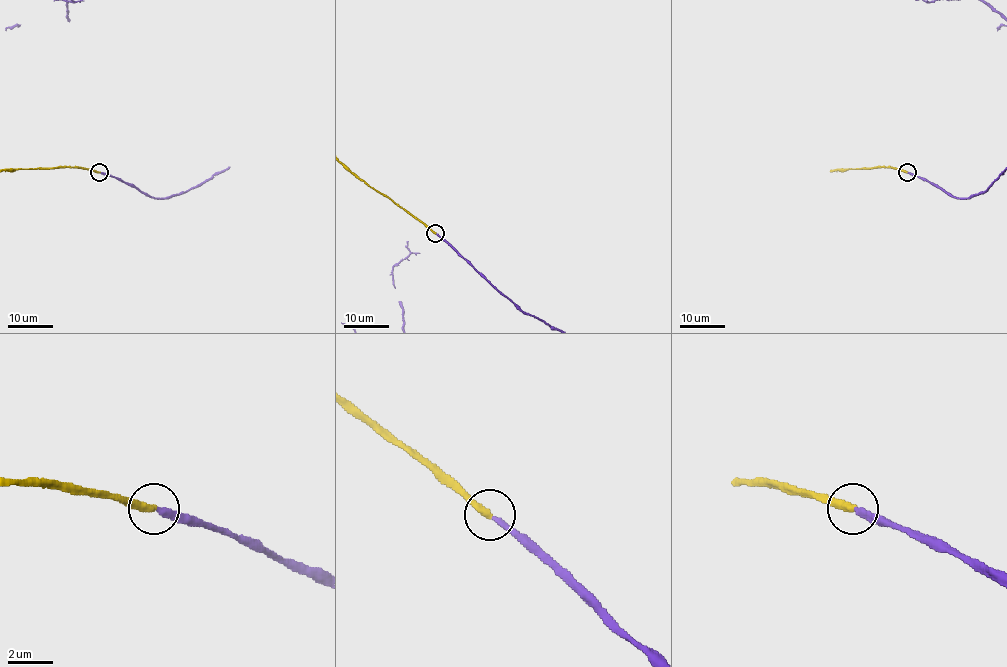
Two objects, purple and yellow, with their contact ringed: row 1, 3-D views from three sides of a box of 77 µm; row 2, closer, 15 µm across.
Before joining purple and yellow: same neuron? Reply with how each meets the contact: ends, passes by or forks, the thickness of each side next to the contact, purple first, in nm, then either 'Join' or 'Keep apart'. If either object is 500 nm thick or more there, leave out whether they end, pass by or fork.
At the ring purple ends. At the ring yellow ends. Thickness 260 nm (purple) against 320 nm. Join

